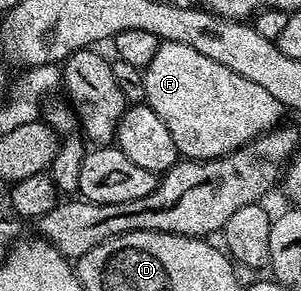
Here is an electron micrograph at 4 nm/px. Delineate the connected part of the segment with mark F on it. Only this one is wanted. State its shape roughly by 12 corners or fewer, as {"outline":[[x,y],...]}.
{"outline":[[162,42],[145,103],[184,159],[226,156],[282,123],[263,86]]}

